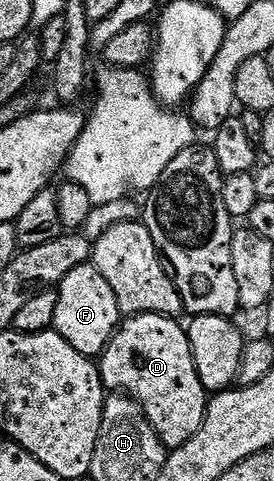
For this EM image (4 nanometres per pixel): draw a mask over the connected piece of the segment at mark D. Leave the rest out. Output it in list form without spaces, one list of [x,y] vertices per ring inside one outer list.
[[[143,313],[137,317],[130,317],[121,320],[119,329],[116,330],[116,334],[110,339],[110,343],[104,352],[100,354],[98,358],[98,364],[100,366],[100,377],[103,379],[105,386],[112,391],[120,391],[123,385],[128,385],[127,392],[141,405],[144,409],[146,419],[150,419],[150,423],[154,427],[154,431],[160,437],[160,442],[163,443],[164,448],[171,451],[182,447],[186,443],[190,443],[190,439],[194,439],[194,435],[198,435],[198,427],[202,427],[204,422],[204,416],[208,410],[208,402],[210,400],[210,394],[208,390],[202,387],[202,379],[198,379],[198,371],[194,367],[194,355],[192,354],[192,348],[188,342],[188,330],[181,322],[174,317],[163,317],[162,315],[154,315],[153,313]]]

